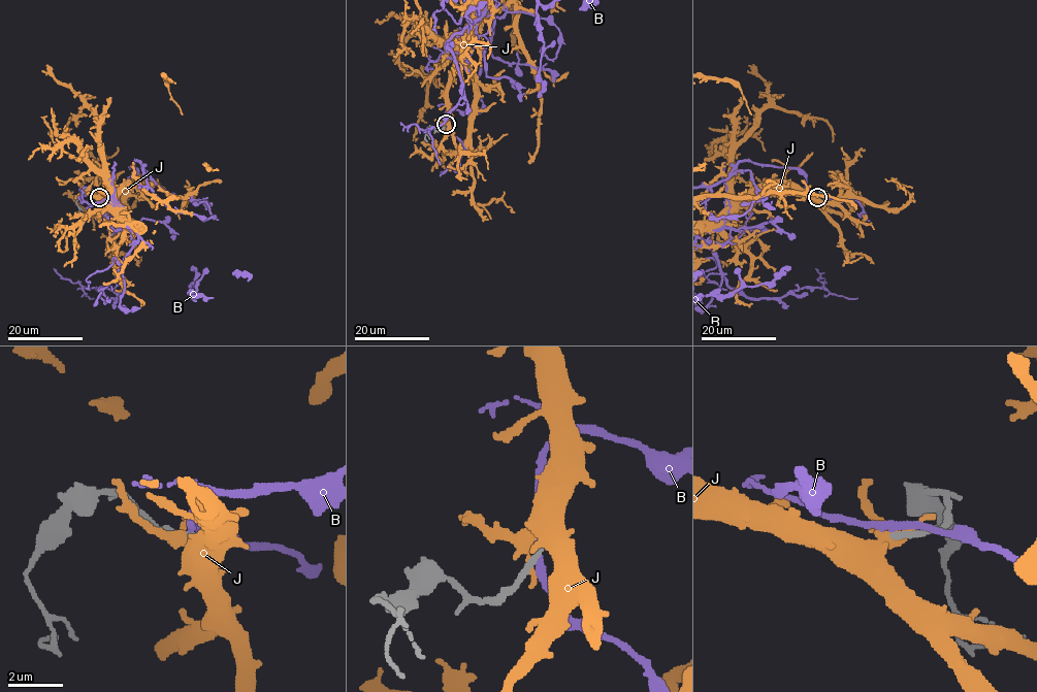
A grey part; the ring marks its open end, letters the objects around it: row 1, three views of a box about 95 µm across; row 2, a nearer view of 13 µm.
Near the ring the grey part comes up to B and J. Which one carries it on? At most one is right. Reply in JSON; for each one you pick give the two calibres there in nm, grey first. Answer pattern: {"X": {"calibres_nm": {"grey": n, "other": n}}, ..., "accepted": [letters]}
{"accepted": []}

